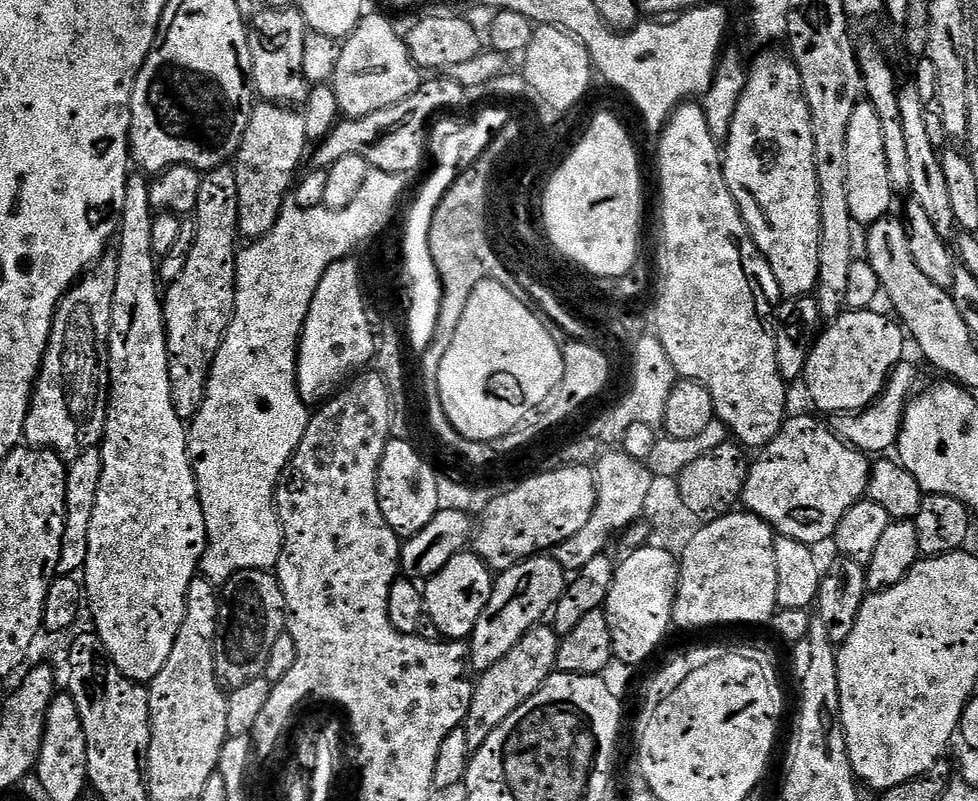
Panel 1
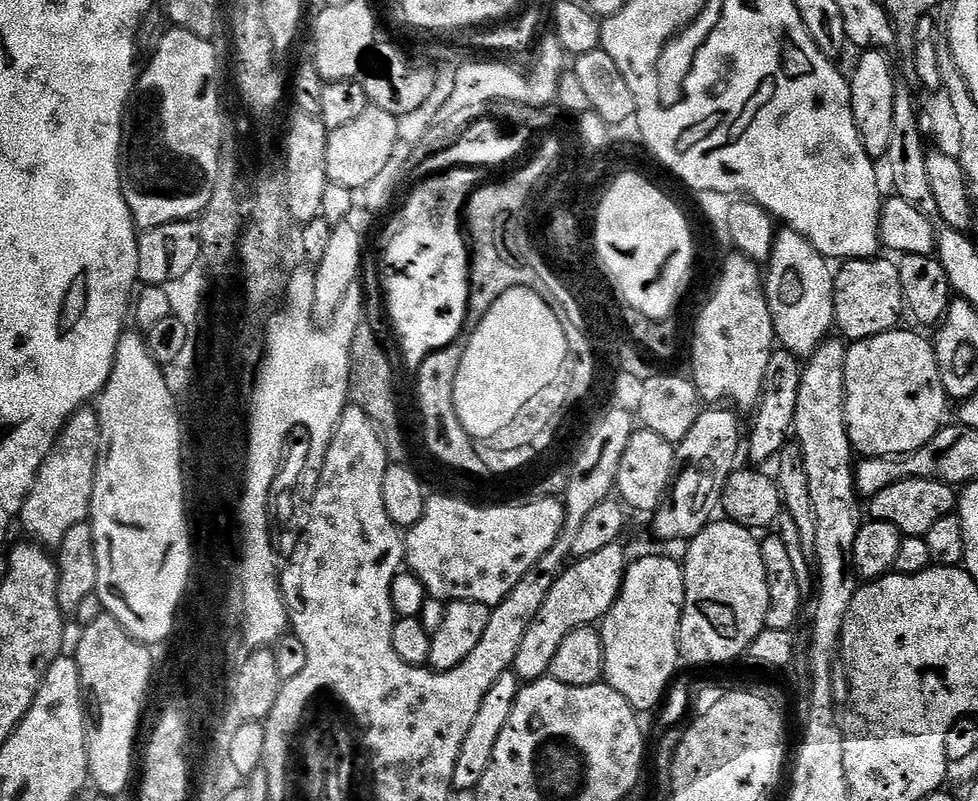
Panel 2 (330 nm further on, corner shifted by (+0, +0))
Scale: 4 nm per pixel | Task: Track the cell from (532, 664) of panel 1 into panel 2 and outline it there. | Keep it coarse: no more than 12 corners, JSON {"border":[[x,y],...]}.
{"border":[[617,542],[560,573],[511,671],[545,679],[562,638],[608,615],[630,556]]}

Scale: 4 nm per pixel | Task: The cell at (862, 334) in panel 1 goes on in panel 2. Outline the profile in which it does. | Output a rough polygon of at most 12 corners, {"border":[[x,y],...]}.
{"border":[[931,339],[848,344],[846,430],[861,457],[908,456],[945,427]]}

